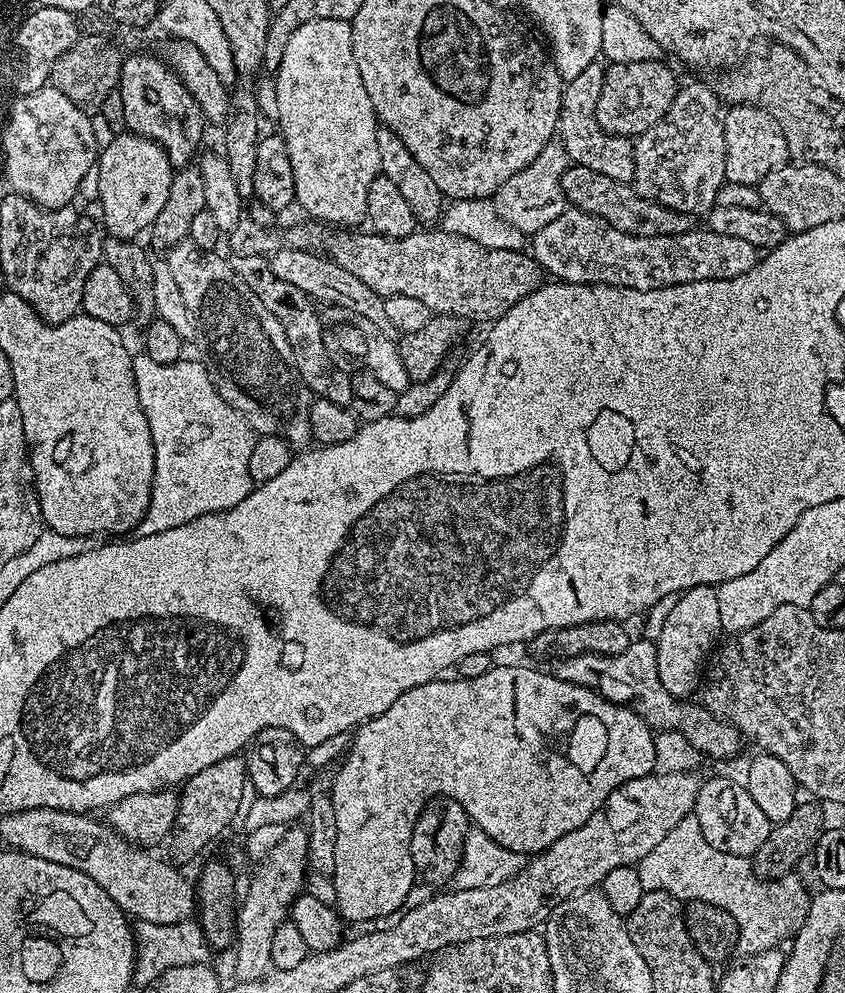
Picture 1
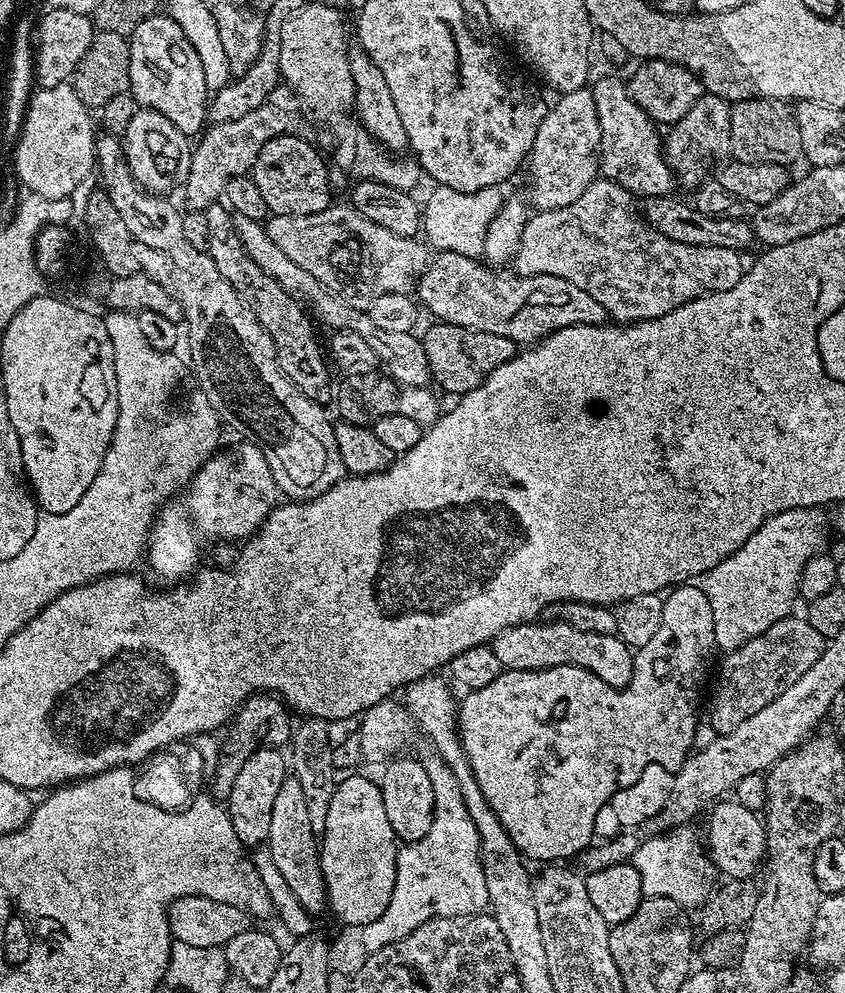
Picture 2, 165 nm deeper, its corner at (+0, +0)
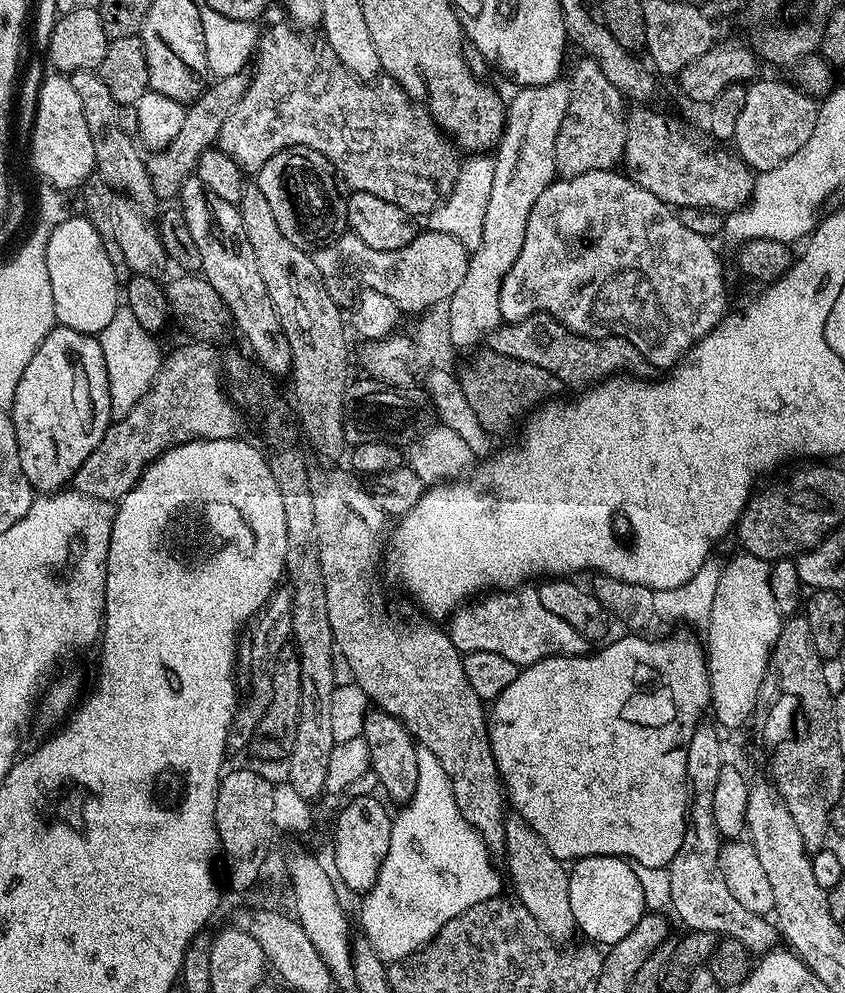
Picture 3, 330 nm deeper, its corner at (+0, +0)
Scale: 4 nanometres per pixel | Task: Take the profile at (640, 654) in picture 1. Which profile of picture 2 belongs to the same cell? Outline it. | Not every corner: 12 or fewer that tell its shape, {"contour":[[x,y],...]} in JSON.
{"contour":[[529,622],[494,641],[501,669],[578,666],[624,688],[634,652],[617,635]]}

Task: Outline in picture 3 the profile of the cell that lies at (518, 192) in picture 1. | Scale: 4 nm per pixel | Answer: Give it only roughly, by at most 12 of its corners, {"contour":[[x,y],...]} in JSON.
{"contour":[[591,58],[570,75],[561,177],[623,161],[626,97]]}

